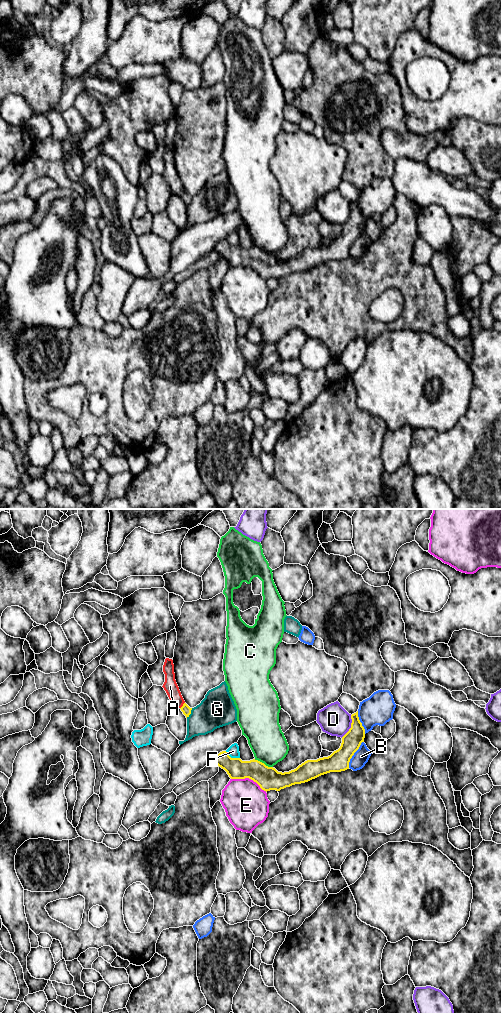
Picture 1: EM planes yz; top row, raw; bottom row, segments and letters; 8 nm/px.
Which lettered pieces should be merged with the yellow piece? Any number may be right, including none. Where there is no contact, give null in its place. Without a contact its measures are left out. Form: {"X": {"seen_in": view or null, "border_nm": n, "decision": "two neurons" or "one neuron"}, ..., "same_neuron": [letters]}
{"A": {"seen_in": "yz", "border_nm": 70, "decision": "one neuron"}, "B": {"seen_in": "yz", "border_nm": 240, "decision": "two neurons"}, "C": {"seen_in": "yz", "border_nm": 170, "decision": "two neurons"}, "D": {"seen_in": "yz", "border_nm": 200, "decision": "two neurons"}, "E": {"seen_in": "yz", "border_nm": 300, "decision": "two neurons"}, "F": {"seen_in": "yz", "border_nm": 130, "decision": "two neurons"}, "G": {"seen_in": "yz", "border_nm": 90, "decision": "two neurons"}, "same_neuron": ["A"]}

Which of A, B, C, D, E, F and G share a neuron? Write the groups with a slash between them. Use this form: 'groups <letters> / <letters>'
groups A / B / C / D / E / F / G

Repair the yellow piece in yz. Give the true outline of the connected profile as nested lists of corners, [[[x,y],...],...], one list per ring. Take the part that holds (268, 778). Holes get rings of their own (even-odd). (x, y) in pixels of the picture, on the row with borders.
[[[358,711],[351,715],[349,731],[342,737],[338,750],[330,756],[317,760],[307,760],[289,772],[278,772],[258,760],[242,761],[231,758],[226,751],[220,752],[215,763],[224,769],[231,779],[249,778],[264,791],[280,791],[295,784],[301,784],[330,772],[341,772],[349,769],[349,762],[365,738],[365,729],[358,717]]]

